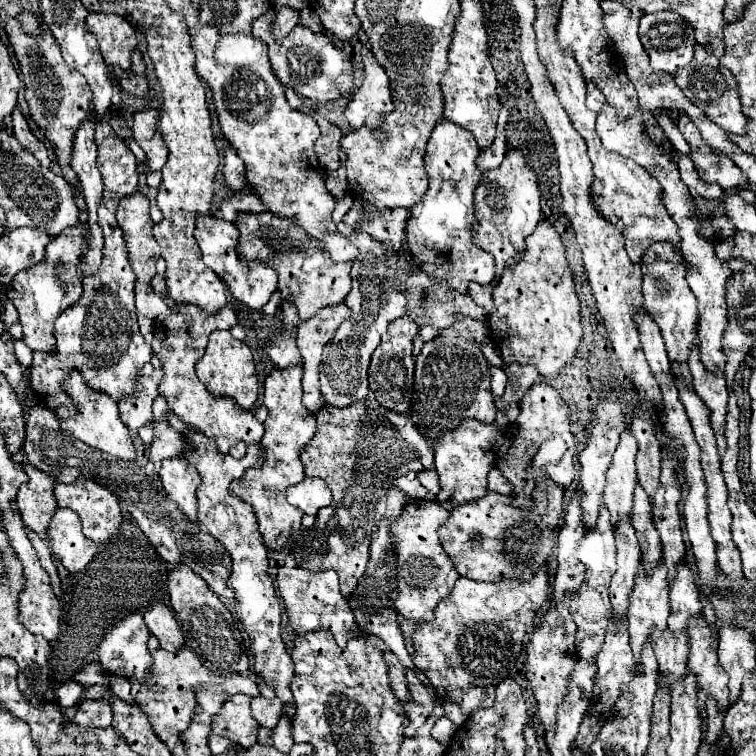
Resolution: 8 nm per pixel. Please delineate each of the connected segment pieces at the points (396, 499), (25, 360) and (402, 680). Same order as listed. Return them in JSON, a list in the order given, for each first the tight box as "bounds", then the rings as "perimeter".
[{"bounds":[383,489,404,519],"perimeter":[[[391,489],[387,497],[387,507],[383,517],[390,519],[396,517],[396,515],[400,515],[402,503],[404,503],[404,491],[400,491],[400,489]]]},{"bounds":[14,339,33,367],"perimeter":[[[19,339],[14,343],[14,352],[17,360],[25,365],[30,367],[33,361],[33,352],[32,350],[24,343],[23,339]]]},{"bounds":[384,651,410,701],"perimeter":[[[386,651],[384,653],[384,660],[386,665],[389,667],[388,675],[390,680],[390,685],[397,696],[401,701],[410,700],[410,692],[408,689],[407,679],[404,672],[406,669],[403,665],[396,659],[396,655],[392,651]]]}]

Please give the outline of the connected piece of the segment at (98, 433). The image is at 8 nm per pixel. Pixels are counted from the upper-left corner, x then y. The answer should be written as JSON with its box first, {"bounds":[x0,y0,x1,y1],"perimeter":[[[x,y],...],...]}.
{"bounds":[60,371,136,459],"perimeter":[[[72,371],[66,377],[66,381],[62,383],[62,391],[72,399],[72,403],[76,407],[74,417],[60,421],[62,429],[70,431],[72,435],[76,435],[86,445],[90,445],[94,449],[100,449],[100,451],[104,451],[108,455],[114,455],[114,457],[120,457],[120,459],[134,459],[136,457],[130,431],[126,429],[126,425],[120,419],[118,403],[108,393],[102,393],[102,391],[92,389],[90,385],[86,385],[84,377],[78,371]]]}

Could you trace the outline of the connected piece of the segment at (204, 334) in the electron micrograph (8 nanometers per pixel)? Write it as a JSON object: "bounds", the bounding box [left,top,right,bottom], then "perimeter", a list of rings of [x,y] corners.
{"bounds":[152,303,264,453],"perimeter":[[[174,303],[170,309],[170,317],[154,321],[154,341],[152,349],[154,355],[162,361],[164,377],[158,385],[158,393],[168,401],[172,413],[182,419],[184,423],[194,425],[200,429],[208,439],[218,445],[218,451],[228,453],[238,441],[246,441],[248,445],[260,441],[264,433],[264,425],[254,417],[252,411],[242,409],[238,403],[230,401],[228,397],[214,397],[196,377],[194,365],[202,357],[206,349],[206,341],[210,331],[216,329],[232,329],[238,325],[238,315],[234,303],[224,305],[218,313],[206,313],[198,309],[198,305],[178,305]]]}

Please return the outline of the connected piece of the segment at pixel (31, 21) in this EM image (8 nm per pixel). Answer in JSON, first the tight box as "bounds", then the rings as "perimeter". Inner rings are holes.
{"bounds":[20,13,40,33],"perimeter":[[[22,13],[22,15],[20,15],[20,23],[22,23],[22,27],[24,27],[26,33],[40,33],[38,19],[36,19],[32,13]]]}

